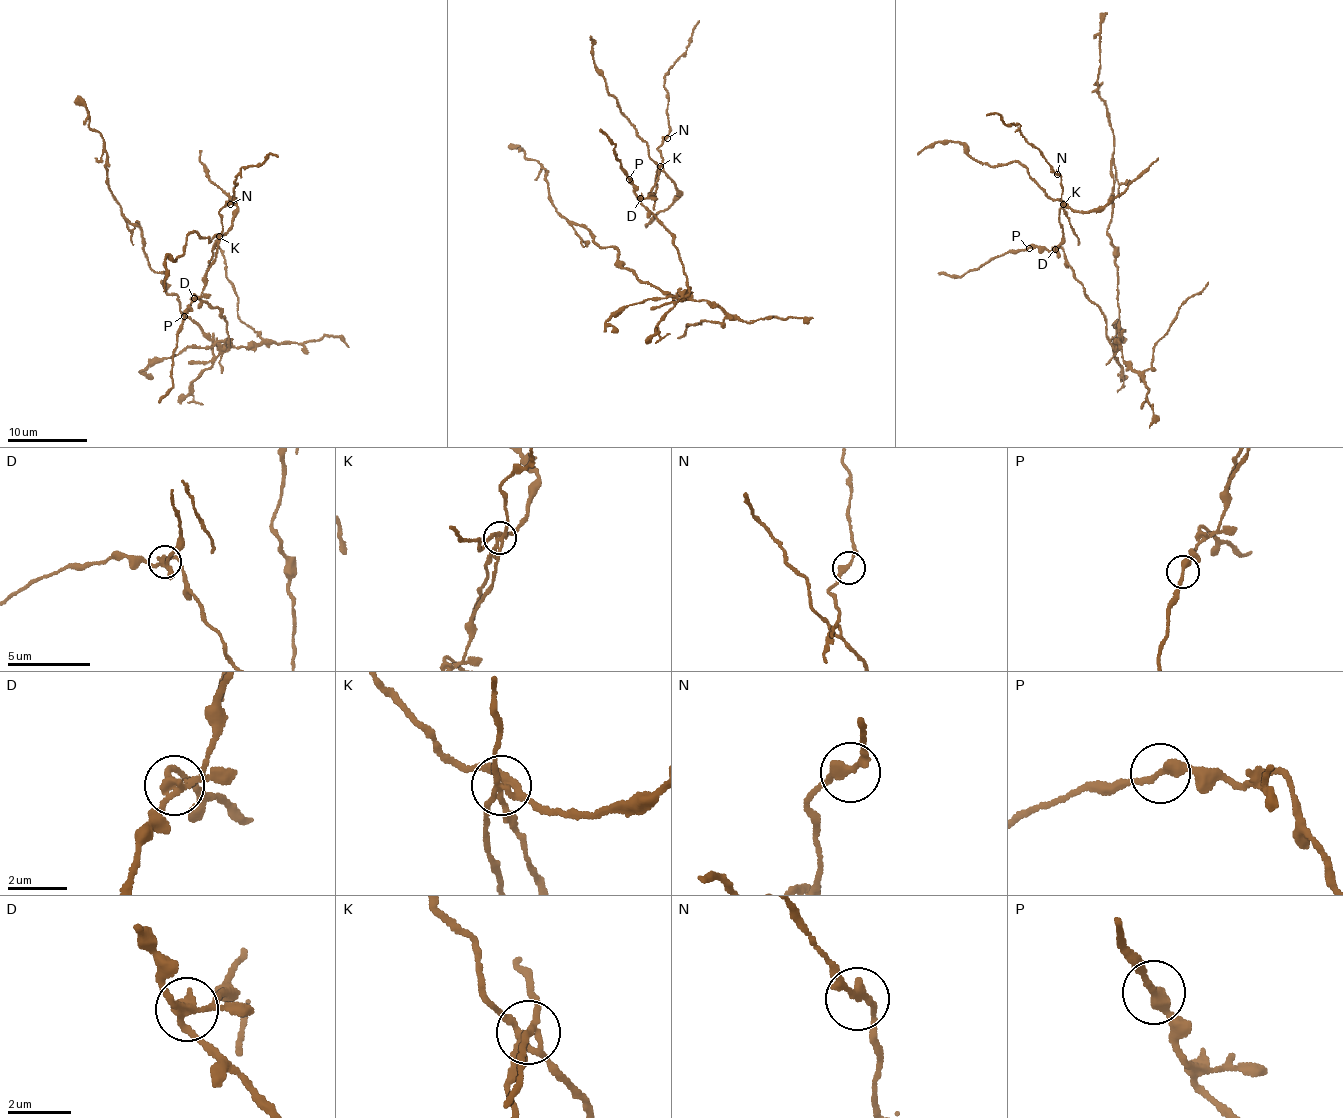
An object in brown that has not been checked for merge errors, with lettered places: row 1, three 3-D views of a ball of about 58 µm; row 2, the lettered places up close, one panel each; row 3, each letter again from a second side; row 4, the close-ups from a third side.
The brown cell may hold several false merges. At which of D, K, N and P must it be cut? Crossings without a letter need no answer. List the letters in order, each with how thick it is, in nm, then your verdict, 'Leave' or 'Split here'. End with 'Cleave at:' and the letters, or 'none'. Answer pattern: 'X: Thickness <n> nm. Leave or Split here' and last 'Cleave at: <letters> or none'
D: Thickness 240 nm. Split here
K: Thickness 240 nm. Split here
N: Thickness 220 nm. Leave
P: Thickness 320 nm. Leave
Cleave at: D, K

